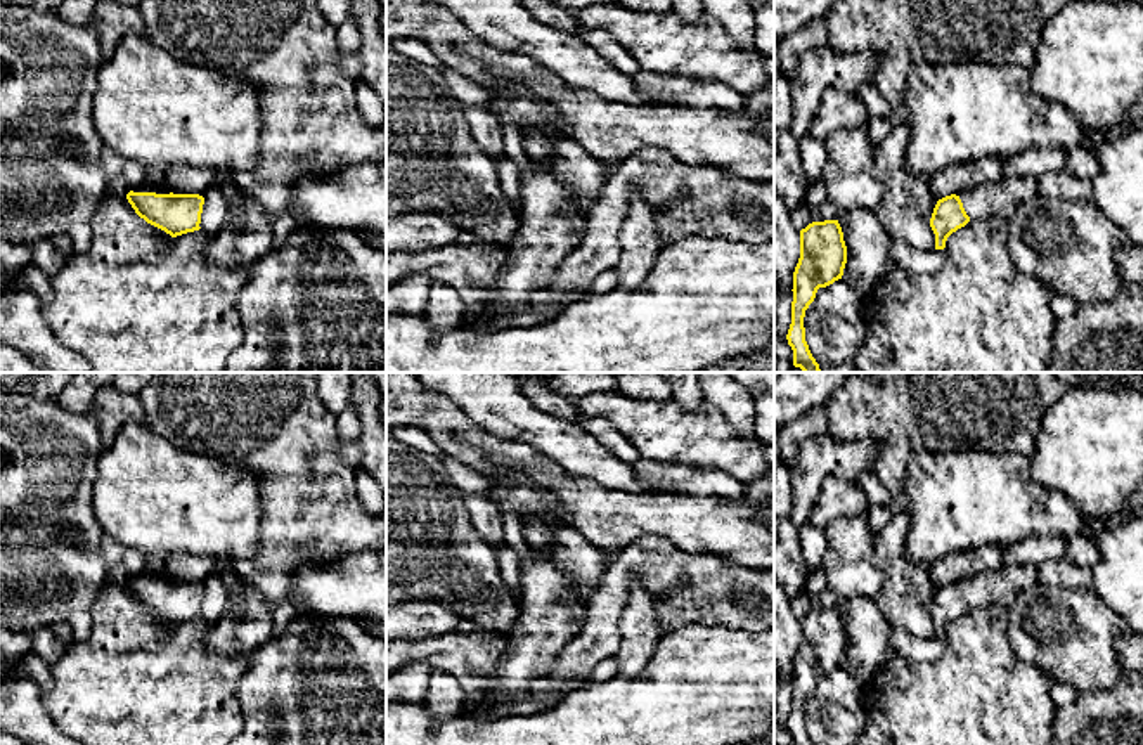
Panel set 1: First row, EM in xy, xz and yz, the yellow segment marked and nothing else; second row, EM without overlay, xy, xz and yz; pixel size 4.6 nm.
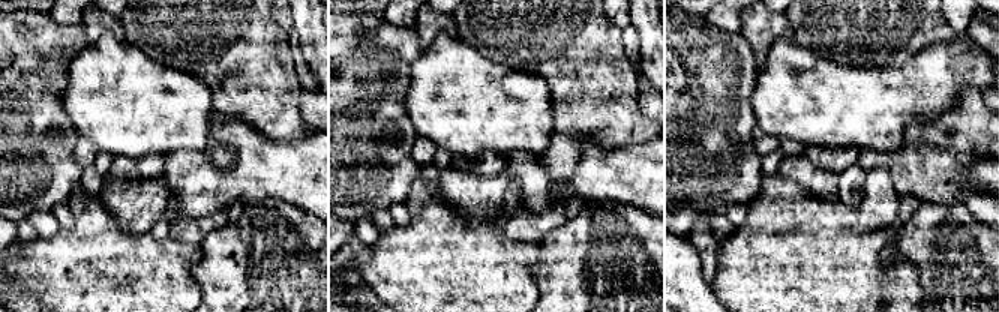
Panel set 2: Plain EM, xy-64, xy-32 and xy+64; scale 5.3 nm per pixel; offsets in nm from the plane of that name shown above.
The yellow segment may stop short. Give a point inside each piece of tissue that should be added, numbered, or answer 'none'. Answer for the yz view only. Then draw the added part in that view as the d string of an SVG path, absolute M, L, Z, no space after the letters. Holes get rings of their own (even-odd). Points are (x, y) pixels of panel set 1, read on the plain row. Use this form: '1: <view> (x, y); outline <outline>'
1: yz (1000, 586); outline M1003 565L965 579L959 587L970 606L989 603L1008 606L1018 593L1037 582L1037 565Z

